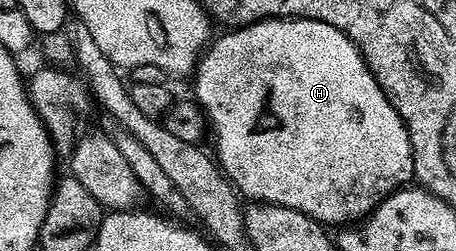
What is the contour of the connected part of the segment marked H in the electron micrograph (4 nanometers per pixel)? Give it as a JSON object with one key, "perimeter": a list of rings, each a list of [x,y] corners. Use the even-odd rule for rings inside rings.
{"perimeter":[[[292,17],[259,19],[247,27],[227,29],[222,33],[224,35],[220,39],[212,38],[203,54],[199,56],[199,63],[193,72],[193,80],[195,79],[193,99],[203,111],[210,134],[215,134],[214,158],[222,168],[223,174],[233,184],[235,191],[244,200],[251,199],[247,201],[252,204],[272,203],[278,207],[288,207],[305,213],[320,225],[328,225],[327,223],[351,225],[370,216],[371,210],[392,191],[412,182],[415,174],[415,154],[411,148],[411,135],[407,132],[403,118],[397,113],[397,109],[393,109],[393,105],[387,100],[386,93],[367,67],[359,46],[344,31],[325,21]]]}

